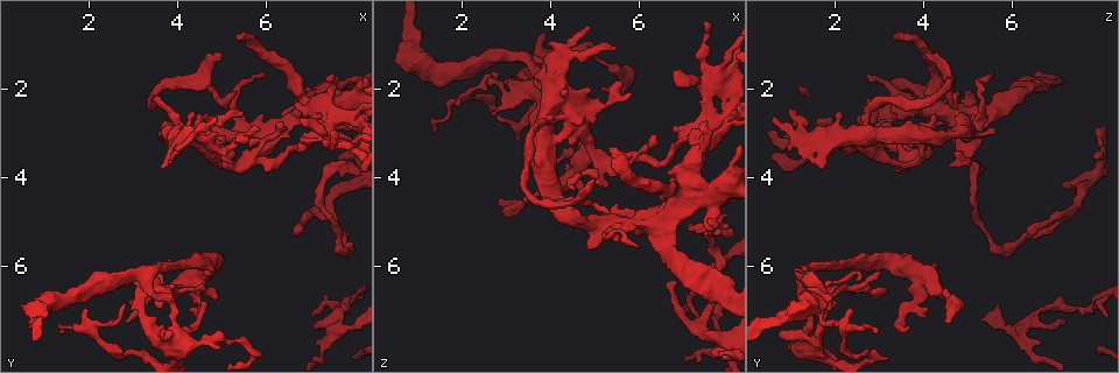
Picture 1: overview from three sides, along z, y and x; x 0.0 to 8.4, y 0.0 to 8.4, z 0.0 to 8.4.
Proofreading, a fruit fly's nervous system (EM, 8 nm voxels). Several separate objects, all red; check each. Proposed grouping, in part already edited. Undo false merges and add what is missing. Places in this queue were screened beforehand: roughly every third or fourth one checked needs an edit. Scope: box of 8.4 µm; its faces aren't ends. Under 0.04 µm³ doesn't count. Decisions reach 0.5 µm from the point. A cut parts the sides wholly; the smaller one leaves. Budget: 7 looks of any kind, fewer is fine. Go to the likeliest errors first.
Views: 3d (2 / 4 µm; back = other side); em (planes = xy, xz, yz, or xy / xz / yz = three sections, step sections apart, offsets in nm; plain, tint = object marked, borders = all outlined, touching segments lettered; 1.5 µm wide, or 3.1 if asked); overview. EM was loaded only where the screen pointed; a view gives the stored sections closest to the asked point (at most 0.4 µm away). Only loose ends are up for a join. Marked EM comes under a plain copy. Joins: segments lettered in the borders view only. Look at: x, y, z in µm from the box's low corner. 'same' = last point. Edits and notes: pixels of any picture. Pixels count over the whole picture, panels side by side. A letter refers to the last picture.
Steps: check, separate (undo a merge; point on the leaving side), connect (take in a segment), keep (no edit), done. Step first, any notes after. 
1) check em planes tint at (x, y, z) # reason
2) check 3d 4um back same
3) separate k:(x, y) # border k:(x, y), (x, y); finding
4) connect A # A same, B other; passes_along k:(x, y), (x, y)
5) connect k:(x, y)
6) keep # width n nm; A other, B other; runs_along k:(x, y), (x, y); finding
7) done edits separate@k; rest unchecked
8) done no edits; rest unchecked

check 3d 4um at (5.15, 3.70, 3.70) # touches itself

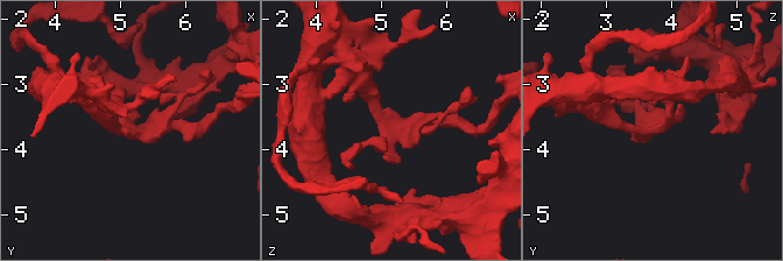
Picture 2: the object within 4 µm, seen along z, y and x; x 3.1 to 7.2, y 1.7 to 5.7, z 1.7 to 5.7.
check em planes borders at (5.25, 3.70, 3.75) # need the tissue

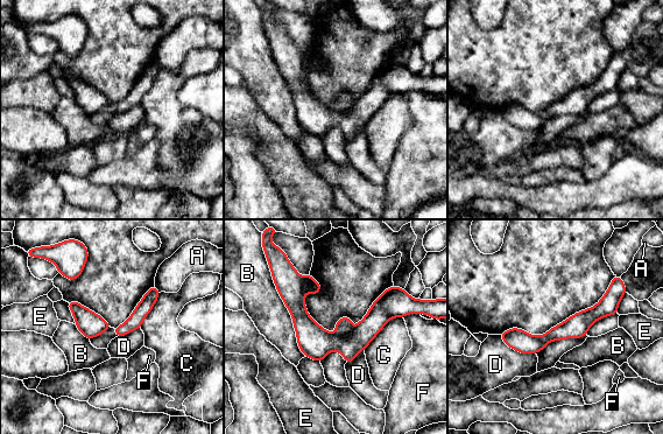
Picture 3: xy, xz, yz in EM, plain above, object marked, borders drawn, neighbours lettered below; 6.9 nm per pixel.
keep # longest_contact B 550 nm; A other, B other, C other, D other, E other, F other; runs_along 3:(281, 289), (322, 338), (402, 310); one cell here

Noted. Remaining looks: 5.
check em planes tint at (3.20, 6.20, 1.30) # abrupt turn

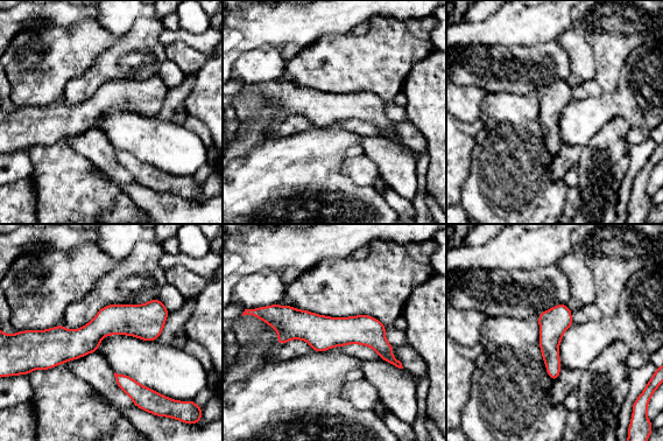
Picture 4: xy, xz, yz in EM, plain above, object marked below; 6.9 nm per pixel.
check em planes borders same # see the neighbours

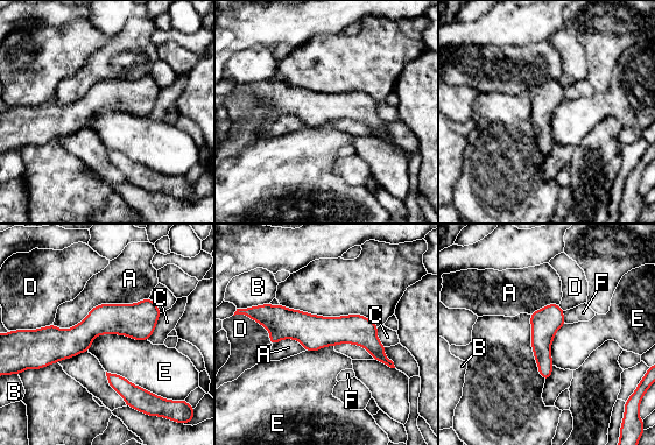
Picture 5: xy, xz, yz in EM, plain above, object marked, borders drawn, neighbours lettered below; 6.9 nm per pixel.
keep # A other, B other, C other, D other, E other, F other; runs_along 5:(260, 316), (357, 330), (388, 362); all the same cell

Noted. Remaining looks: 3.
check 3d 2um at (4.90, 2.70, 0.55)

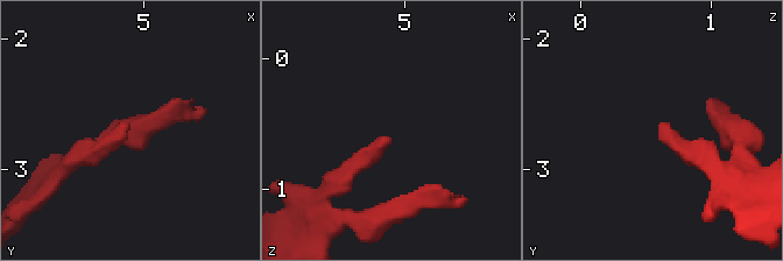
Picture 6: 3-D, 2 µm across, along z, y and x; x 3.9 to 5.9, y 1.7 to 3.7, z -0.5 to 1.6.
check em xz step 4 borders at (4.86, 2.66, 0.60)

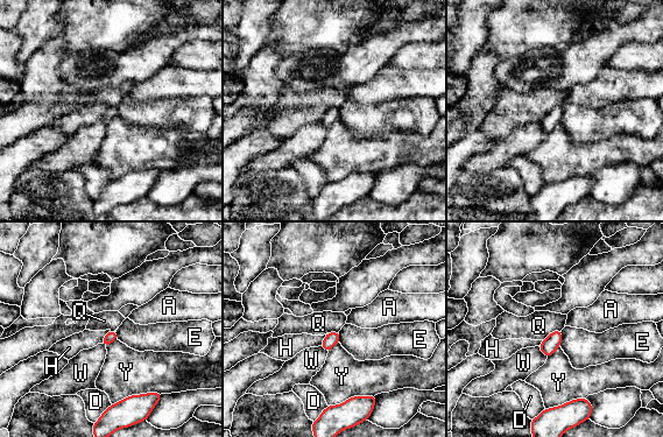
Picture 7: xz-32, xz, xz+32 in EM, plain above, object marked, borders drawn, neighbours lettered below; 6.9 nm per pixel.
keep # width 80 nm; A other, D other, E other, H other, Q other, W other, Y other; none of them fits

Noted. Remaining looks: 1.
done no edits; rest unchecked

